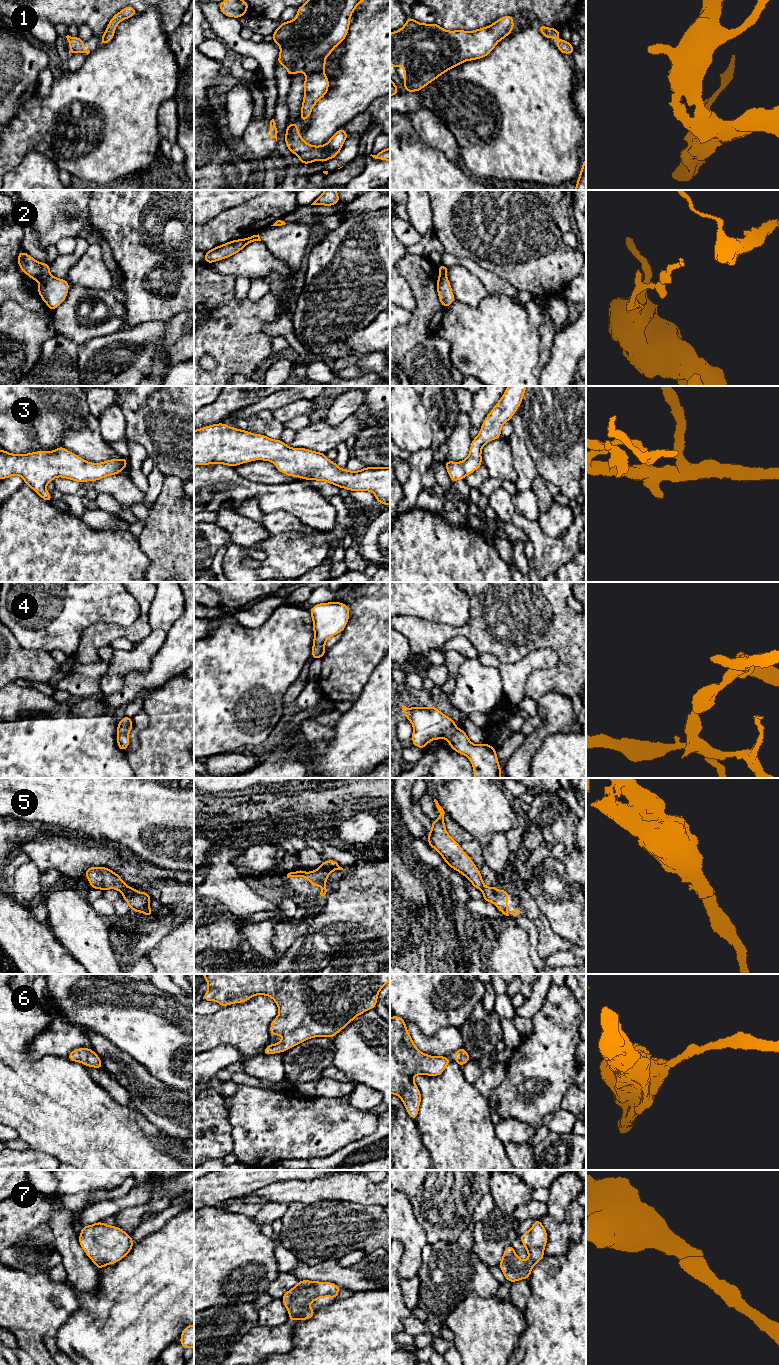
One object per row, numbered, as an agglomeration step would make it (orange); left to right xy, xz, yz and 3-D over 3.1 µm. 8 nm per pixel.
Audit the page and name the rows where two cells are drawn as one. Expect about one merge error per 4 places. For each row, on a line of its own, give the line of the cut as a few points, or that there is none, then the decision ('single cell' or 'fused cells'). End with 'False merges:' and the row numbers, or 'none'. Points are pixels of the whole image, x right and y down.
1: no cut; single cell
2: cut in xy along (49, 274), (39, 281); fused cells
3: no cut; single cell
4: no cut; single cell
5: no cut; single cell
6: no cut; single cell
7: no cut; single cell
False merges: 2

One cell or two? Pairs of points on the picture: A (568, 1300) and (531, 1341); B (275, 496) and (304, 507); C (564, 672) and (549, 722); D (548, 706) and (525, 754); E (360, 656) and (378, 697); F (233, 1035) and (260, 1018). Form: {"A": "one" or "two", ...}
{"A": "one", "B": "one", "C": "two", "D": "one", "E": "two", "F": "one"}

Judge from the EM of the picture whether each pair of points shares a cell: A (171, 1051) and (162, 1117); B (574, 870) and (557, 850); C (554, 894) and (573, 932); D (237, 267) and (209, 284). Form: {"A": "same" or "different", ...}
{"A": "different", "B": "same", "C": "same", "D": "different"}

